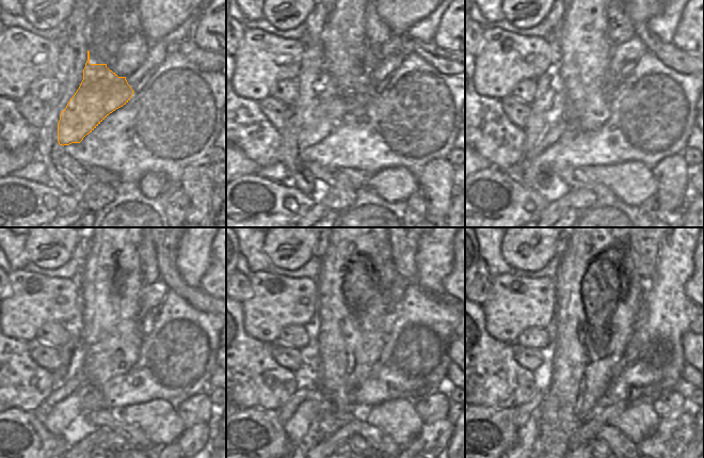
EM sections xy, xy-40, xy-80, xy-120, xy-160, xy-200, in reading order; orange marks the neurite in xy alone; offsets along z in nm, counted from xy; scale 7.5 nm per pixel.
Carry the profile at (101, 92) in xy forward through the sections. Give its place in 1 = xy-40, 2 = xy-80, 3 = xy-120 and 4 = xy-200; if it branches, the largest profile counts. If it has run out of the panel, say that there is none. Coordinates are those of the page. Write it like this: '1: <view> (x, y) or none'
1: xy-40 (312, 133)
2: xy-80 (553, 132)
3: xy-120 (62, 390)
4: xy-200 (524, 411)

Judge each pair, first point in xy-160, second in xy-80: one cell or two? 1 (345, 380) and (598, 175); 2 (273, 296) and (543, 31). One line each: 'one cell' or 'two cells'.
1: two cells
2: two cells

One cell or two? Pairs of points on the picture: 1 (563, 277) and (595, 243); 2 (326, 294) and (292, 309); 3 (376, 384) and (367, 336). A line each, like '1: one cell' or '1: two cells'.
1: one cell
2: two cells
3: two cells

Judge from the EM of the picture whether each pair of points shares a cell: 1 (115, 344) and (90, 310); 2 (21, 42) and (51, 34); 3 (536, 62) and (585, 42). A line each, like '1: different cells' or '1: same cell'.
1: same cell
2: different cells
3: different cells

